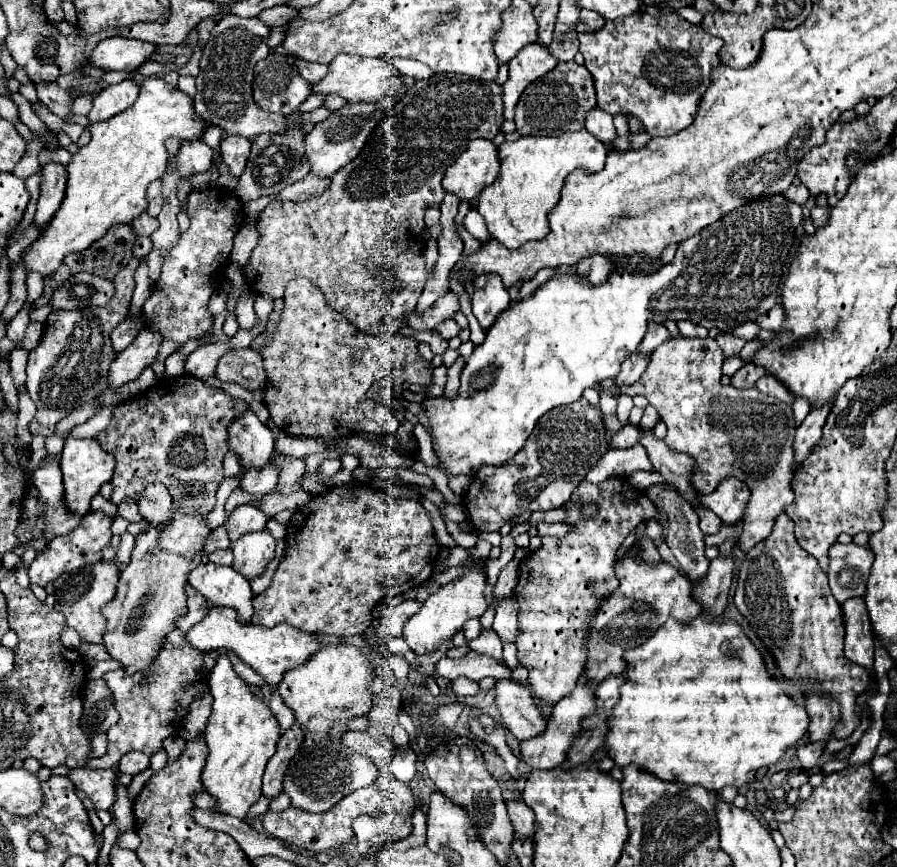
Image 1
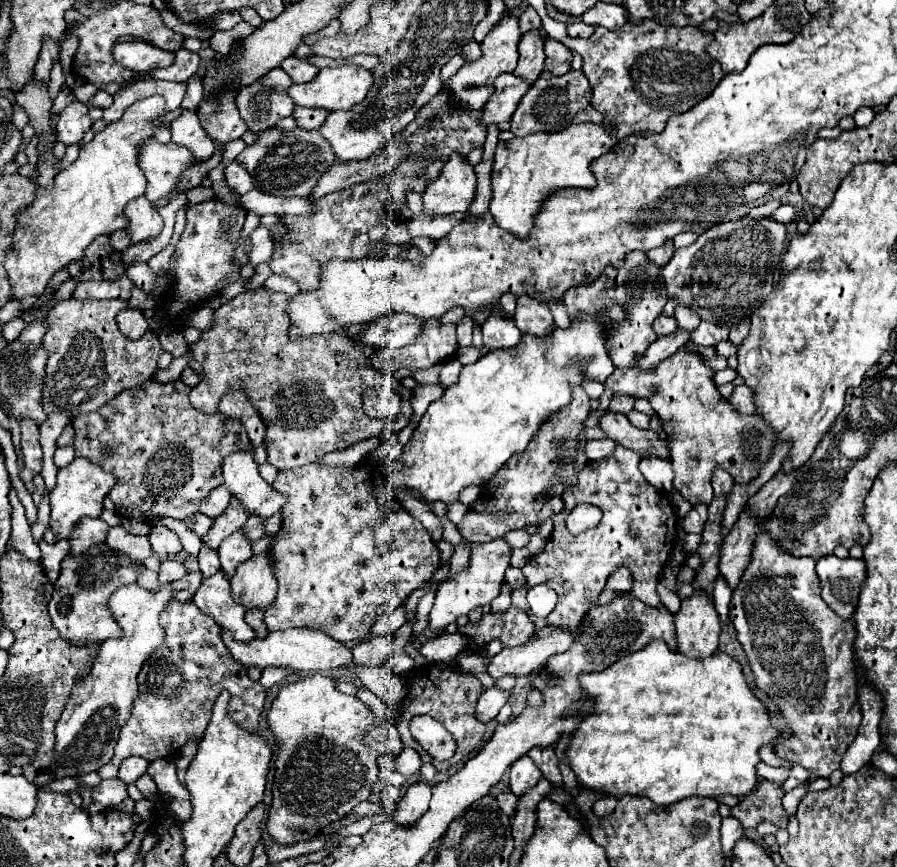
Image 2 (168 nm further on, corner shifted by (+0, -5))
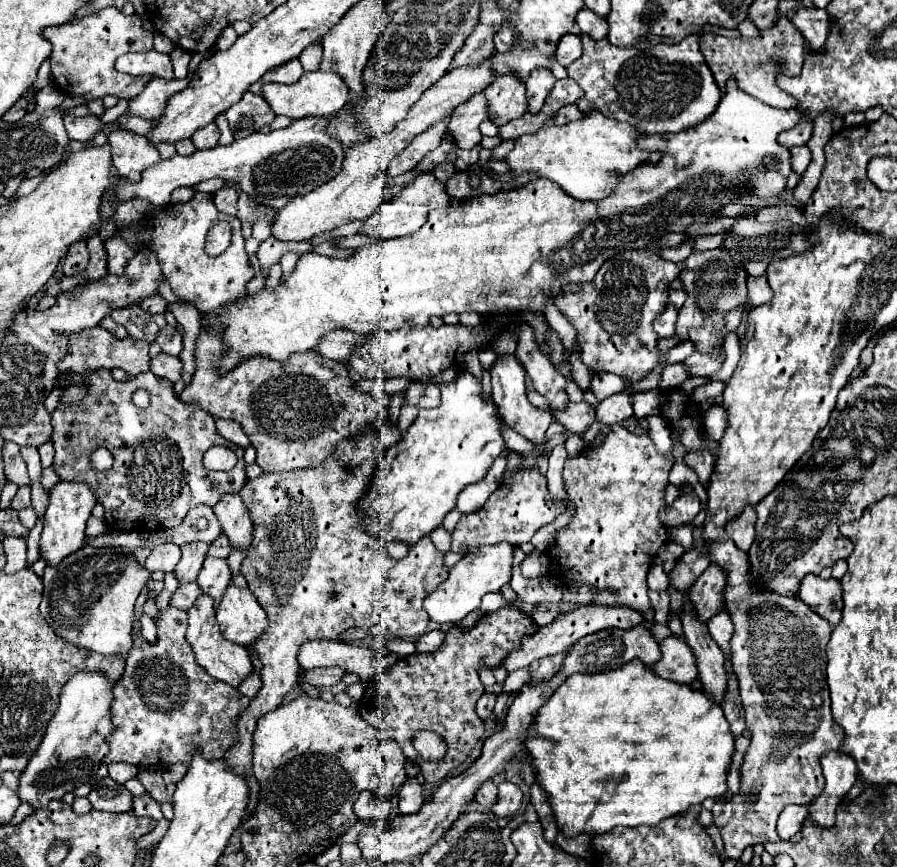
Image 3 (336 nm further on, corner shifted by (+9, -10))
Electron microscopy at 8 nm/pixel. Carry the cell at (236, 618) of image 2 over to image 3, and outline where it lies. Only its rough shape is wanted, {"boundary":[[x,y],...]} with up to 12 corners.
{"boundary":[[212,597],[188,611],[198,665],[238,687],[254,671],[248,651],[222,637]]}

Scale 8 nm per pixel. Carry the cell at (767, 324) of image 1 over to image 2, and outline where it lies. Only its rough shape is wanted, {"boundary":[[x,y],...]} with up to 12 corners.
{"boundary":[[749,322],[731,328],[731,342],[739,346],[749,336]]}

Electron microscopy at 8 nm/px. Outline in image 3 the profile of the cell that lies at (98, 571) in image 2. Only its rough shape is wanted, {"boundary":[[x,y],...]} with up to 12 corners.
{"boundary":[[84,545],[46,567],[40,613],[60,637],[128,655],[150,571]]}

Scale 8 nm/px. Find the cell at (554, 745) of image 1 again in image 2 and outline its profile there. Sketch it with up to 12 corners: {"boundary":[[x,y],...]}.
{"boundary":[[529,756],[511,764],[509,788],[521,796],[541,780]]}

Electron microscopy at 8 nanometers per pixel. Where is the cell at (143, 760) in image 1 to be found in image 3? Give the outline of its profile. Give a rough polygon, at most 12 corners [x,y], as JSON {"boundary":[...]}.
{"boundary":[[130,763],[108,765],[110,777],[126,783],[136,777],[138,767]]}

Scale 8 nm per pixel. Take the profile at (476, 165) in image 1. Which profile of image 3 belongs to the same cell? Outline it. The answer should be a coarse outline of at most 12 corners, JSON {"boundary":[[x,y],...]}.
{"boundary":[[422,173],[364,221],[358,233],[406,237],[428,211],[448,207],[444,183]]}

